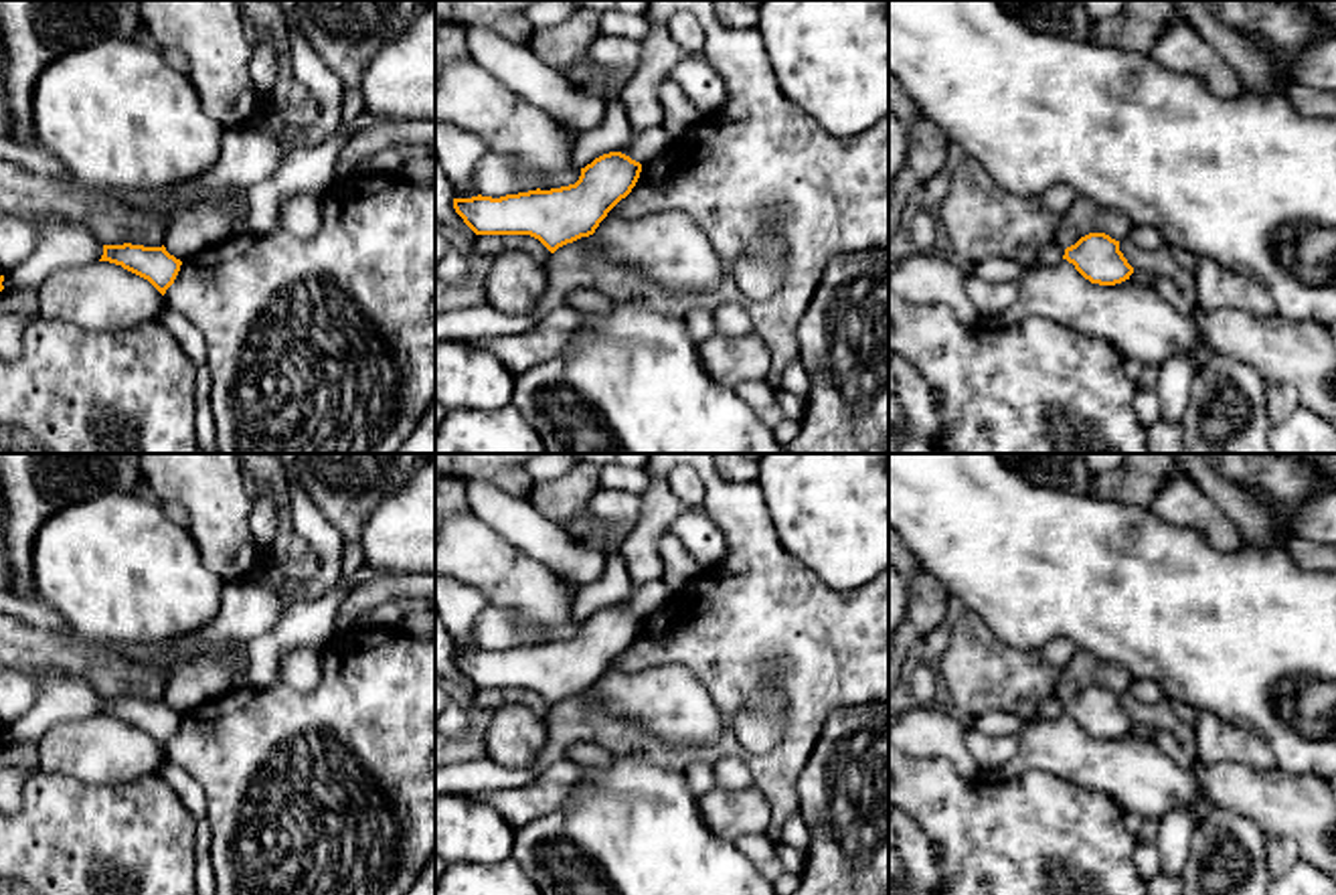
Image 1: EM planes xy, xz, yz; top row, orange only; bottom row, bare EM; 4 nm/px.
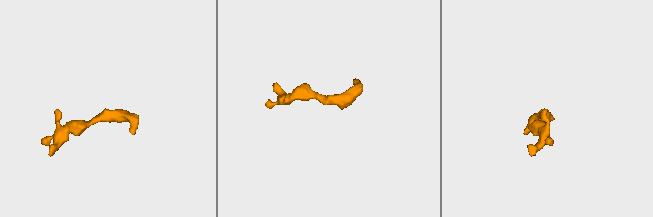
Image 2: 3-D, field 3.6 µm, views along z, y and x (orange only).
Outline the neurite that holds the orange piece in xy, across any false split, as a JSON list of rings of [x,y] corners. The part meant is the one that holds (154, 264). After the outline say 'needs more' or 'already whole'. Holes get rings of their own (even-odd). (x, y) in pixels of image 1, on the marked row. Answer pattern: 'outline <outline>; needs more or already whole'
outline [[[103,245],[99,261],[121,265],[123,269],[148,279],[162,296],[174,283],[182,261],[166,251],[166,247],[144,245]]]; already whole

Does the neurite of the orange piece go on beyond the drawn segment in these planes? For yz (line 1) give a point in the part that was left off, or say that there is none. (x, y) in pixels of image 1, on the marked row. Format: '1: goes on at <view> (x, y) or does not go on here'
1: does not go on here

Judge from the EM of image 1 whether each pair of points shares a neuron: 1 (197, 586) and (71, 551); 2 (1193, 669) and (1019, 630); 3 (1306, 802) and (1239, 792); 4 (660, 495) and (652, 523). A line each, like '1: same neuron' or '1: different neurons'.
1: same neuron
2: same neuron
3: same neuron
4: same neuron

